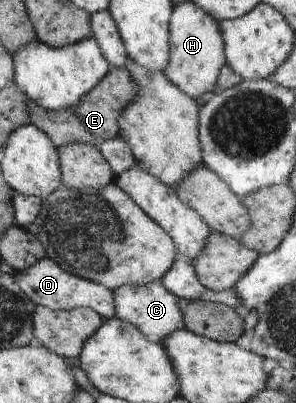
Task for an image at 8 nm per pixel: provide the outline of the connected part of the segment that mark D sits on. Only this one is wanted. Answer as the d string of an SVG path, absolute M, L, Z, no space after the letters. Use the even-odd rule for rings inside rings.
M46 256L36 265L17 273L19 277L19 286L30 301L34 301L37 306L44 306L52 311L70 310L76 307L88 307L93 309L100 317L104 319L114 318L114 295L107 287L102 287L98 283L88 281L87 279L72 275L63 270L54 260Z

